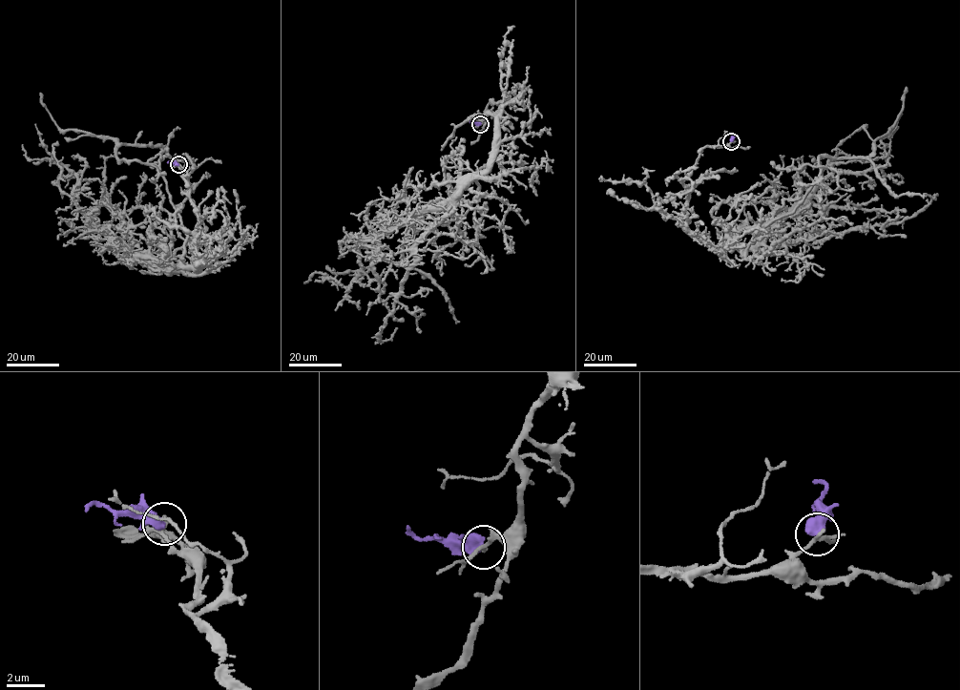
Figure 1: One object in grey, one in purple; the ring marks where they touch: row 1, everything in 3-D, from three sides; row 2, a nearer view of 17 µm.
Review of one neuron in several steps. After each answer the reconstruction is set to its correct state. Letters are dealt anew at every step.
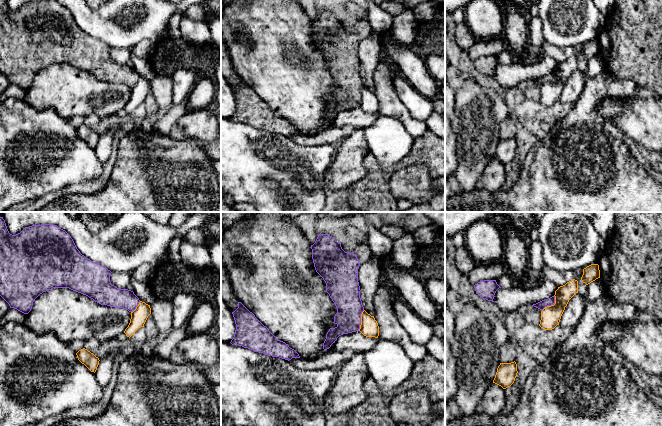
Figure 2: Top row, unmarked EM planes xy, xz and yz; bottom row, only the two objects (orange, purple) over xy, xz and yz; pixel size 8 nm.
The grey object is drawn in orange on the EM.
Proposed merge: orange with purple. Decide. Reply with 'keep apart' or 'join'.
keep apart

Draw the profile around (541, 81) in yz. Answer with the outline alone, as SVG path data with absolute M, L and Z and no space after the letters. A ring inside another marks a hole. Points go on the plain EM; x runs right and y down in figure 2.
M552 72L548 75L545 75L545 76L542 76L542 77L536 79L536 80L533 80L532 82L534 82L540 86L543 86L545 83L551 82L554 80L555 80L555 72Z

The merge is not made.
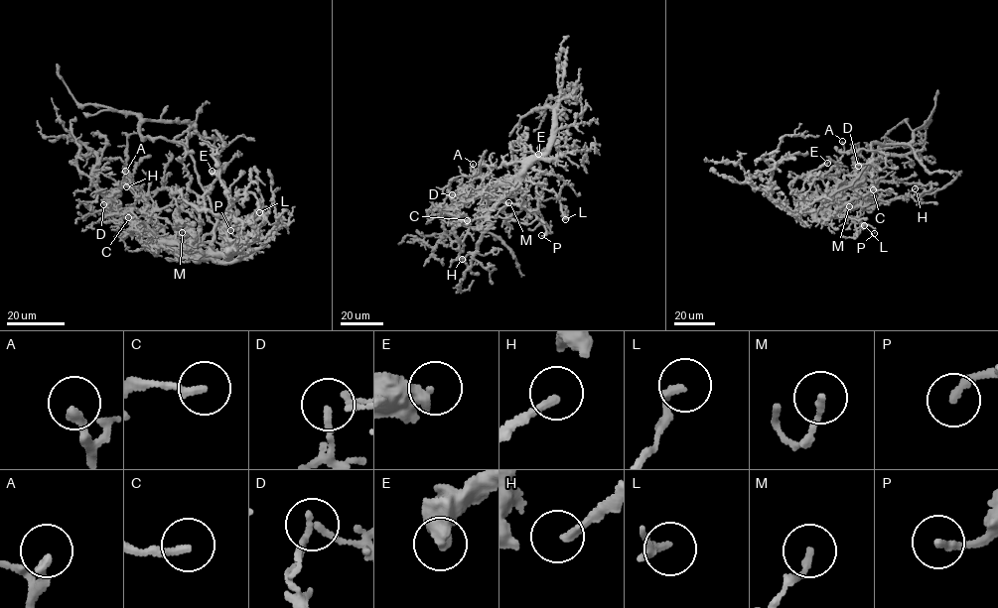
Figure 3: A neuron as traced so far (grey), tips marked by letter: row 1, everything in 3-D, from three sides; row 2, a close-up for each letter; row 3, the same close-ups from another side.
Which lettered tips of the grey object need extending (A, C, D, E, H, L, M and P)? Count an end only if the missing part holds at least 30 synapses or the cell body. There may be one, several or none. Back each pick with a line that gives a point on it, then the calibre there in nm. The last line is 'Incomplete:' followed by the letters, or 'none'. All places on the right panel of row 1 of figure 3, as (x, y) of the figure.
Incomplete: none

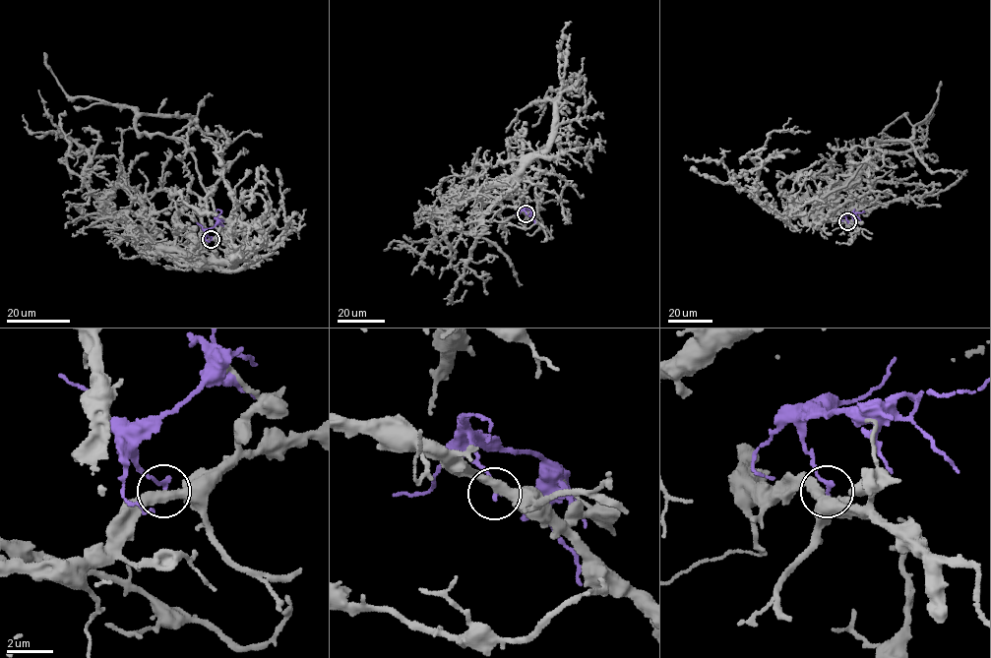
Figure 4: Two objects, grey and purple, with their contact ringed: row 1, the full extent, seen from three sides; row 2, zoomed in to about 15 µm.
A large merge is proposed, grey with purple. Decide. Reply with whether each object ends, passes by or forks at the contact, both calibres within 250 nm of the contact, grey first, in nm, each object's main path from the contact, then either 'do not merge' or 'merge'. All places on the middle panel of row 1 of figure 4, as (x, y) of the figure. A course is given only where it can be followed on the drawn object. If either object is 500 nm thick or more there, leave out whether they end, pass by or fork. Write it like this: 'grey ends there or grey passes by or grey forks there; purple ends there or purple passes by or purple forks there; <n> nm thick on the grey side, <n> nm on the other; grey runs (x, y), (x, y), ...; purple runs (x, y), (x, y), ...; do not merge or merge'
grey passes by; purple ends there; 400 nm thick on the grey side, 180 nm on the other; grey runs (526, 213), (499, 202), (534, 156), (527, 190), (488, 190), (471, 230), (403, 235); purple runs (526, 213), (524, 208), (530, 209), (534, 217), (529, 222); do not merge

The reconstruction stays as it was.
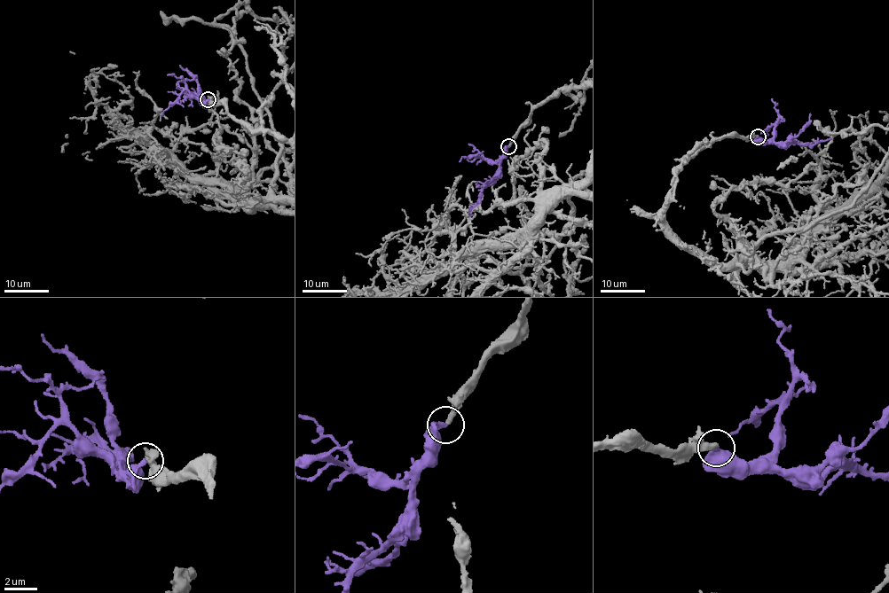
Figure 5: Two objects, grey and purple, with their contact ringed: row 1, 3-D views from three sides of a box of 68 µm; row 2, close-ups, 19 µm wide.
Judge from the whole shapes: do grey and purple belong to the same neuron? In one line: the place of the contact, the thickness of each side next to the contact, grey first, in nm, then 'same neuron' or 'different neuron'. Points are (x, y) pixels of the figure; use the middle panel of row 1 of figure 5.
place (508, 146); calibres 340 and 320 nm; same neuron

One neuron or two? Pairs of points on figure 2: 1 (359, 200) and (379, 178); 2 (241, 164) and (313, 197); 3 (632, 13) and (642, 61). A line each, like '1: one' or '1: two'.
1: one
2: one
3: one

